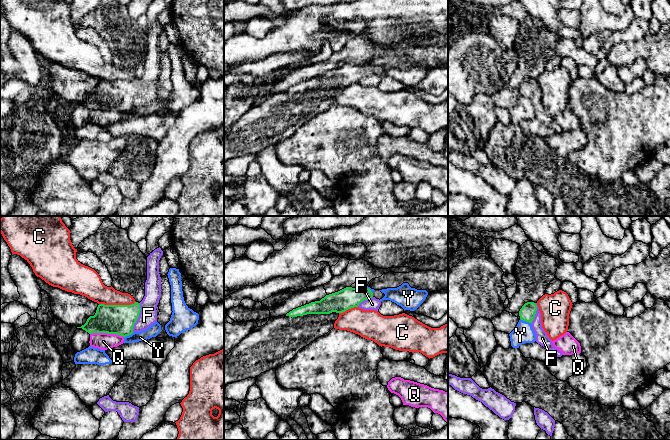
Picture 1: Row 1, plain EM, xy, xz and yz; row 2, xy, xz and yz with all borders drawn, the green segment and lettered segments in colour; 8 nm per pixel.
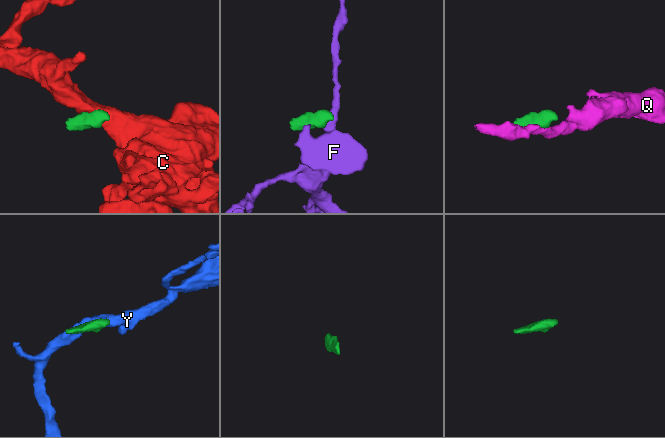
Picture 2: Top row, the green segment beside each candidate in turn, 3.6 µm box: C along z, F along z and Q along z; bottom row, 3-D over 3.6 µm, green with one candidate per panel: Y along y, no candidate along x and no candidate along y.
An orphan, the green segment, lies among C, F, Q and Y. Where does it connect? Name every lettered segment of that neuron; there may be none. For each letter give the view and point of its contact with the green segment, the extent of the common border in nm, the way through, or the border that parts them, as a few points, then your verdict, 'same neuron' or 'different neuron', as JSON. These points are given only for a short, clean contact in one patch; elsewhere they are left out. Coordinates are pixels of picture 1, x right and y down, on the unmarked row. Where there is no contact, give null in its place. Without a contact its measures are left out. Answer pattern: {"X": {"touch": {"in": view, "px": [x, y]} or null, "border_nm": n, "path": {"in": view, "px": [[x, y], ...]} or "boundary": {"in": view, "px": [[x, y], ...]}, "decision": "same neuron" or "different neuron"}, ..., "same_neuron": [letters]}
{"C": {"touch": {"in": "xy", "px": [117, 81]}, "border_nm": 300, "boundary": {"in": "xy", "px": [[135, 77], [130, 80], [99, 80]]}, "decision": "different neuron"}, "F": {"touch": {"in": "xy", "px": [137, 94]}, "border_nm": 240, "boundary": {"in": "xy", "px": [[140, 79], [140, 89], [132, 108]]}, "decision": "different neuron"}, "Q": {"touch": {"in": "xy", "px": [107, 108]}, "border_nm": 280, "boundary": {"in": "xy", "px": [[90, 109], [116, 109], [123, 113]]}, "decision": "different neuron"}, "Y": {"touch": {"in": "yz", "px": [525, 96]}, "border_nm": 100, "boundary": {"in": "yz", "px": [[520, 94], [530, 99]]}, "decision": "different neuron"}, "same_neuron": []}

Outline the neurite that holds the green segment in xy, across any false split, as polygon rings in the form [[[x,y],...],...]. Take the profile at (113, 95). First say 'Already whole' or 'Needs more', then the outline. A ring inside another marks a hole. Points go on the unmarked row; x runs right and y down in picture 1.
Already whole. [[[140,79],[131,81],[104,81],[99,80],[94,92],[90,92],[81,103],[89,110],[108,109],[123,113],[133,109],[141,84]]]

